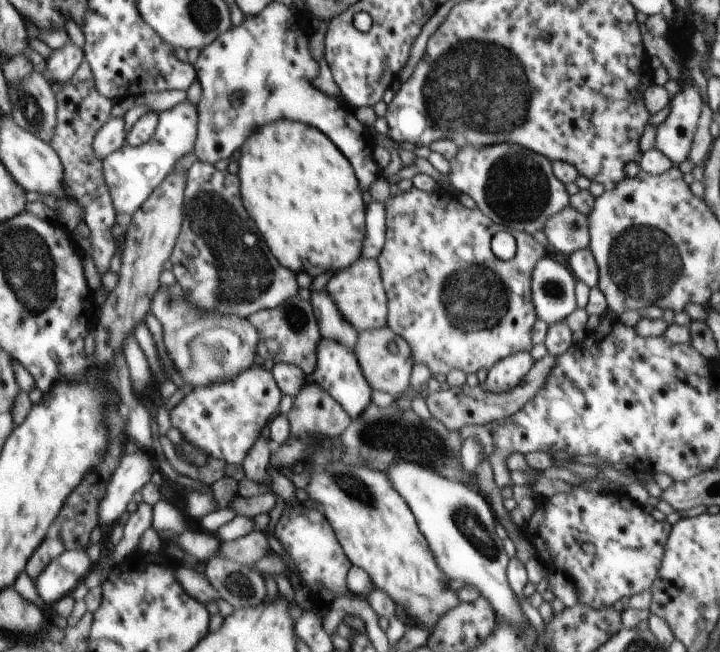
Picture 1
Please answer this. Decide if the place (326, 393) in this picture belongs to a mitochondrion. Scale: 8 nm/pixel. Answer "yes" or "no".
no

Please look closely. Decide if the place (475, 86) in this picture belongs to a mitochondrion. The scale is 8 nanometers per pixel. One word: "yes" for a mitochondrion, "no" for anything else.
yes

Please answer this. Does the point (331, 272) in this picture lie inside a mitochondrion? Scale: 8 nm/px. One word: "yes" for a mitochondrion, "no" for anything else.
no

